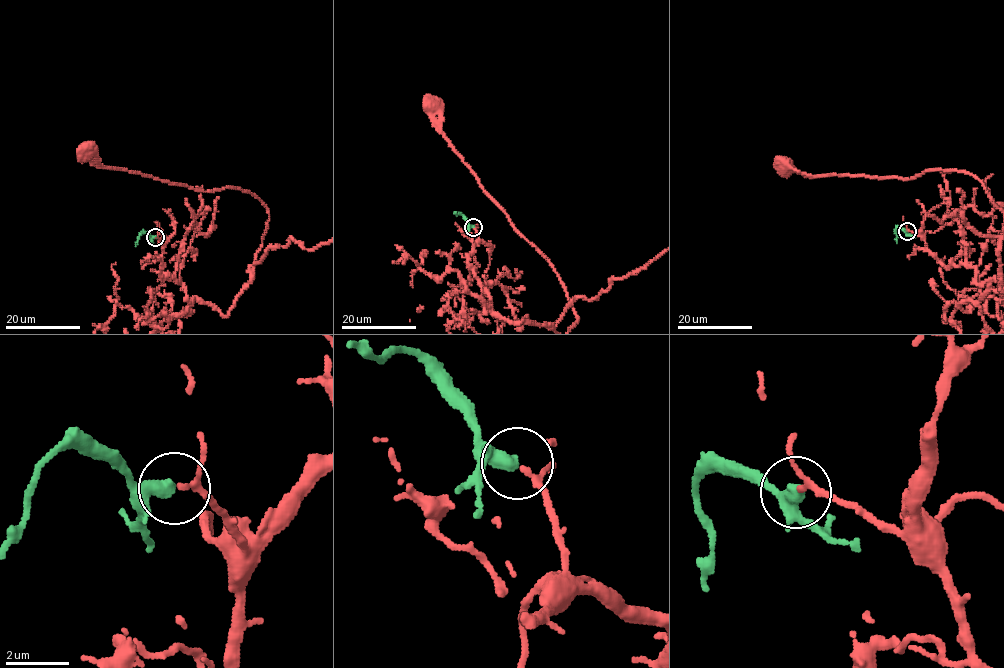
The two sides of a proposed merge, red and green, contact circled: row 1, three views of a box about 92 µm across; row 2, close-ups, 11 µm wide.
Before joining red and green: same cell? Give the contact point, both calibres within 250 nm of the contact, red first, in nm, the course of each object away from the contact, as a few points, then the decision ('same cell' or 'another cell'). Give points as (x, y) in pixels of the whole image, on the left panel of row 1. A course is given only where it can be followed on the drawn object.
place (155, 237); calibres 150 and 440 nm; course red (155, 237), (162, 278), (223, 315), (252, 277), (268, 210), (251, 192), (196, 190), (111, 168), (87, 151); course green (155, 237), (142, 232), (135, 245); same cell

